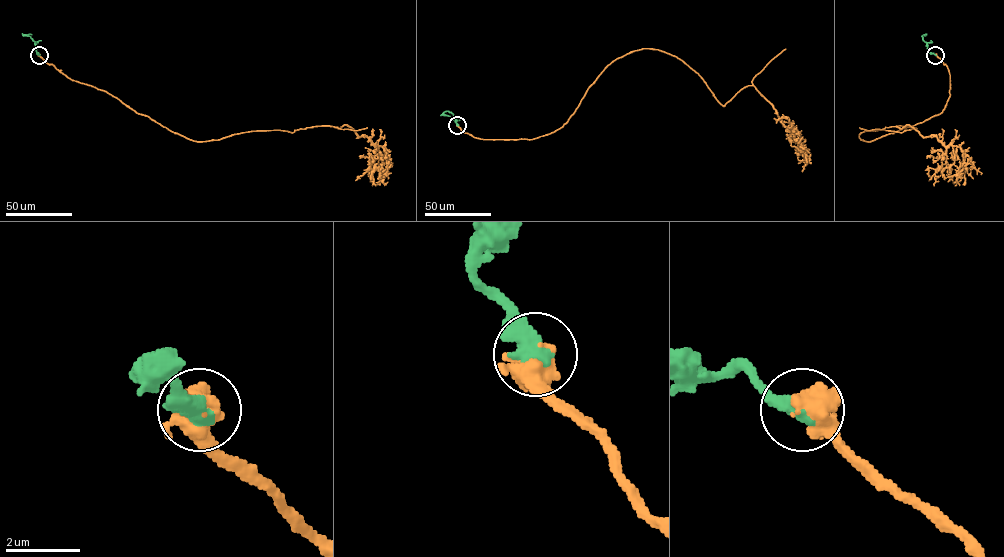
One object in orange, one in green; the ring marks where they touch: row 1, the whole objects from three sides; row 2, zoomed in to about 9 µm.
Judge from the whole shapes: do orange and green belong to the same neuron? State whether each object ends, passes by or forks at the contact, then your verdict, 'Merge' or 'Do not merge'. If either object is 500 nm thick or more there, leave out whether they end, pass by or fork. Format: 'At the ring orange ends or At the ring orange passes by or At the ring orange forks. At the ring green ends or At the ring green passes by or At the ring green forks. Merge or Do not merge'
Merge

